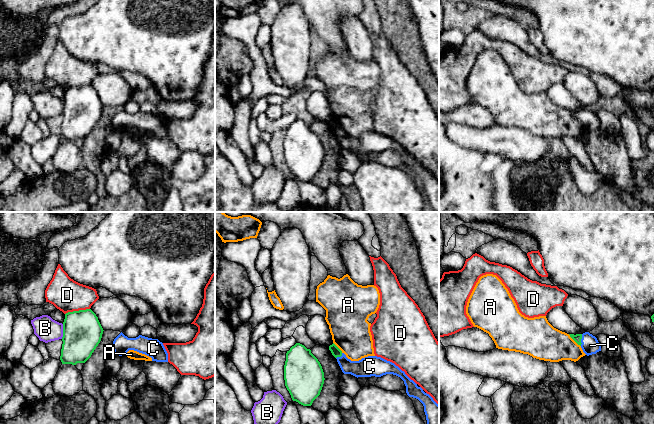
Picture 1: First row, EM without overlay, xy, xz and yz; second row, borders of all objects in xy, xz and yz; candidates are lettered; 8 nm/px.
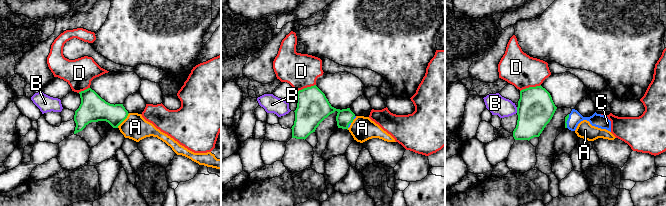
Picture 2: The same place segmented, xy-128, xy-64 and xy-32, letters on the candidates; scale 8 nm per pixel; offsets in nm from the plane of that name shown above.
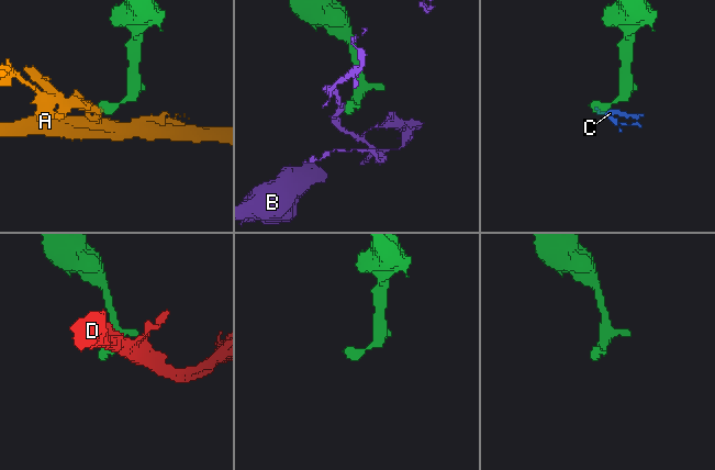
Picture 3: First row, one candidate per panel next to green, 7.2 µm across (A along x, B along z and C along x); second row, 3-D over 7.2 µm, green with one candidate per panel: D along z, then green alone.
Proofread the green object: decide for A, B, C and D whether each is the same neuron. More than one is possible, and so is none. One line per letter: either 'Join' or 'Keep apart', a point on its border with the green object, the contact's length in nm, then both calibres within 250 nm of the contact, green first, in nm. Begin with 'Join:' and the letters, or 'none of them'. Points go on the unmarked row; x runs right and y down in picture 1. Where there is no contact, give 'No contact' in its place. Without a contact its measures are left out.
Join: C
A: Keep apart. Touches green at yz (574, 116). Shared border 140 nm. Thickness 70 nm (green) against 280 nm
B: Keep apart. Touches green at xy (63, 107). Shared border 120 nm. Thickness 320 nm (green) against 190 nm
C: Join. Touches green at yz (580, 116). Shared border 100 nm. Thickness 70 nm (green) against 140 nm
D: Keep apart. Touches green at xy (77, 87). Shared border 200 nm. Thickness 320 nm (green) against 260 nm

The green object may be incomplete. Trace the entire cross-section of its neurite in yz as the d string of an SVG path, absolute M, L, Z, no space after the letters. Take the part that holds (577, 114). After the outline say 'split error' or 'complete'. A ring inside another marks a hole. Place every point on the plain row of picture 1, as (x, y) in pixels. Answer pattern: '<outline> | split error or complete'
M585 108L583 110L569 111L578 121L581 122L583 128L587 132L596 130L597 128L601 127L601 121L598 118L597 114L589 108Z | split error

